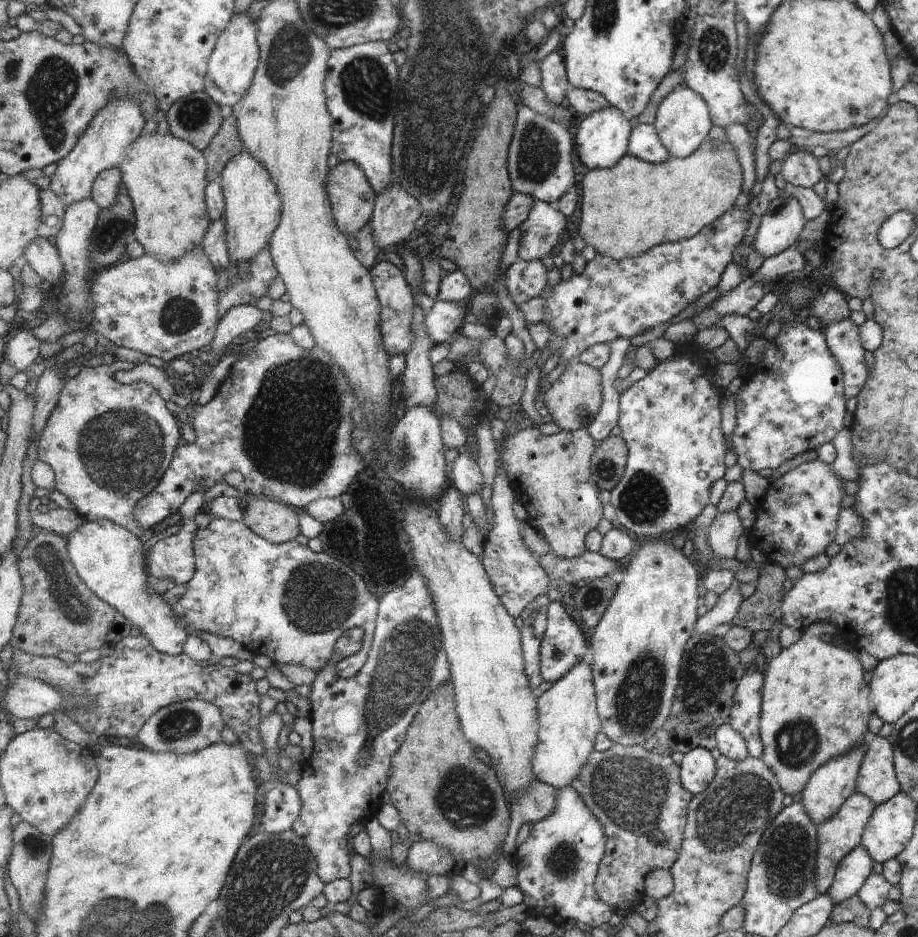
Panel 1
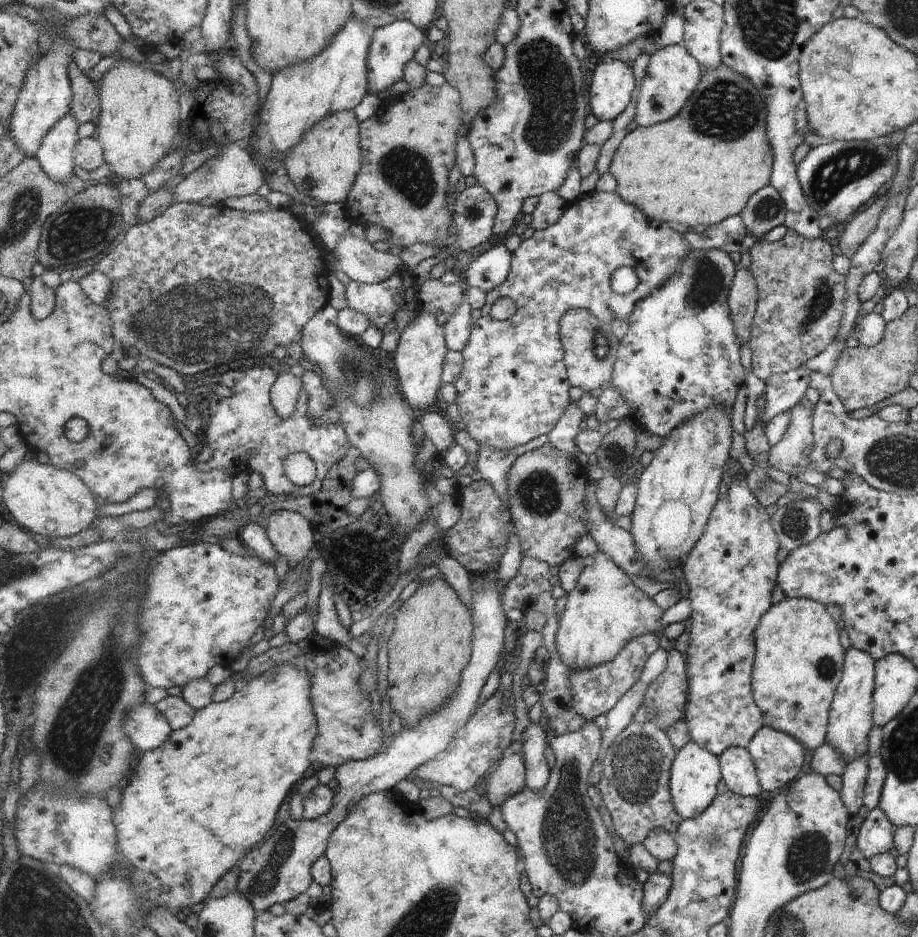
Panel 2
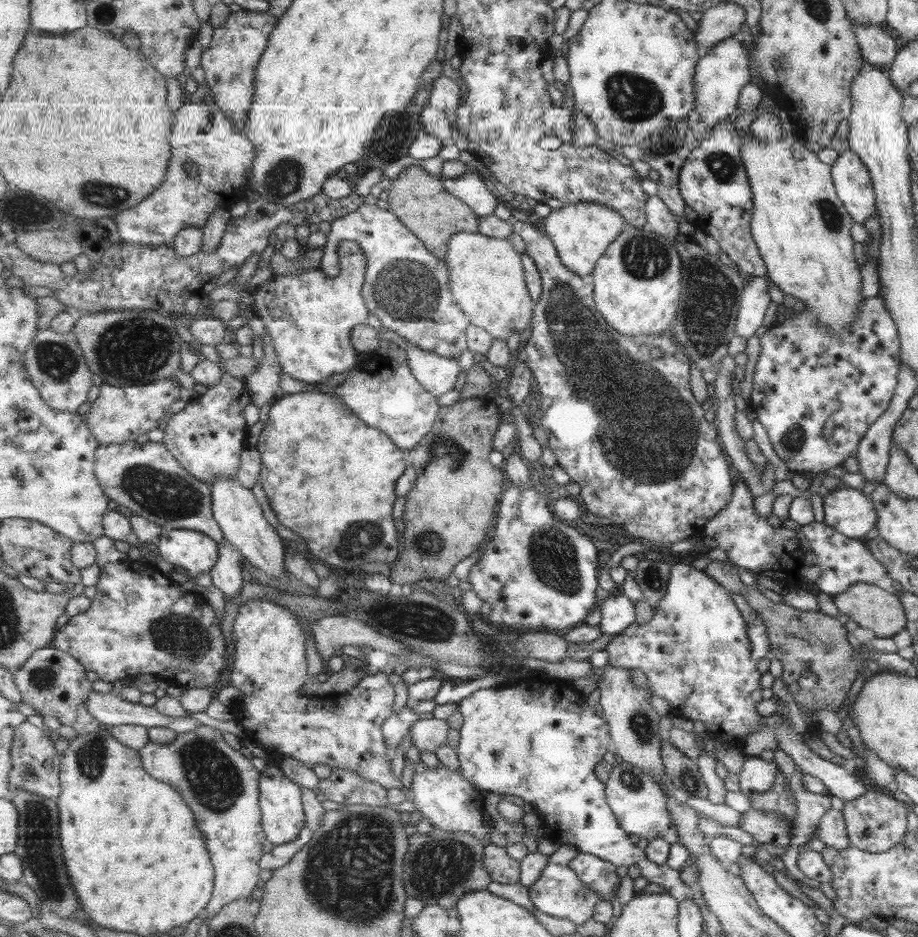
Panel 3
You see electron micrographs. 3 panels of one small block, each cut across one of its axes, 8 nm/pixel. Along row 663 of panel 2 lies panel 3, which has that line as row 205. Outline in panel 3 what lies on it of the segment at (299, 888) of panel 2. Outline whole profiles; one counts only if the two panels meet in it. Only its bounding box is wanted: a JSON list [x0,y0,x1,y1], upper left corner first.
[443,170,501,217]

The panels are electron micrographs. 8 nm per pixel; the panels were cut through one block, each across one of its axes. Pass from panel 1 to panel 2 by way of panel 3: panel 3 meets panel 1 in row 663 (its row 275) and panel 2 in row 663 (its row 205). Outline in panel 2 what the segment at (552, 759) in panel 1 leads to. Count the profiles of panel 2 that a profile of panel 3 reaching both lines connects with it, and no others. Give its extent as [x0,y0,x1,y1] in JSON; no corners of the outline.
[555,545,665,670]

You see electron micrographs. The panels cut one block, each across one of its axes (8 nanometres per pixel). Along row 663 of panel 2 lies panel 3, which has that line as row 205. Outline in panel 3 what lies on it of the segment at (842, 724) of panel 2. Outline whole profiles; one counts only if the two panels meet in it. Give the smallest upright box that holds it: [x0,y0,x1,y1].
[830,149,875,223]

